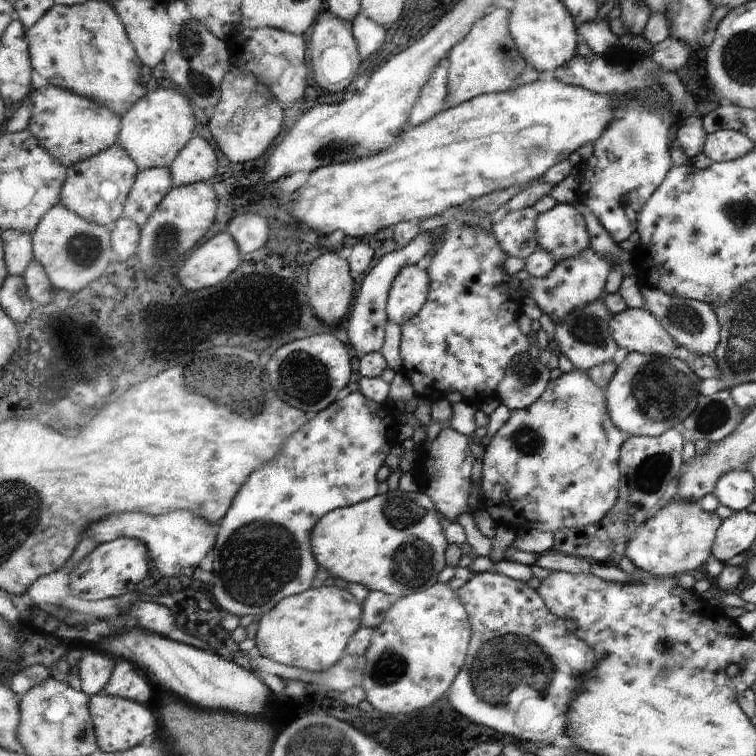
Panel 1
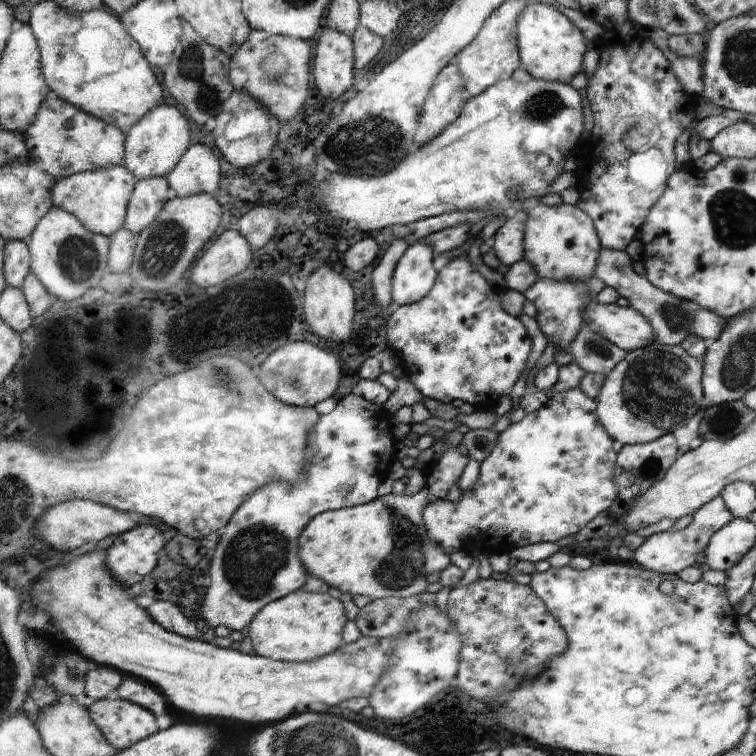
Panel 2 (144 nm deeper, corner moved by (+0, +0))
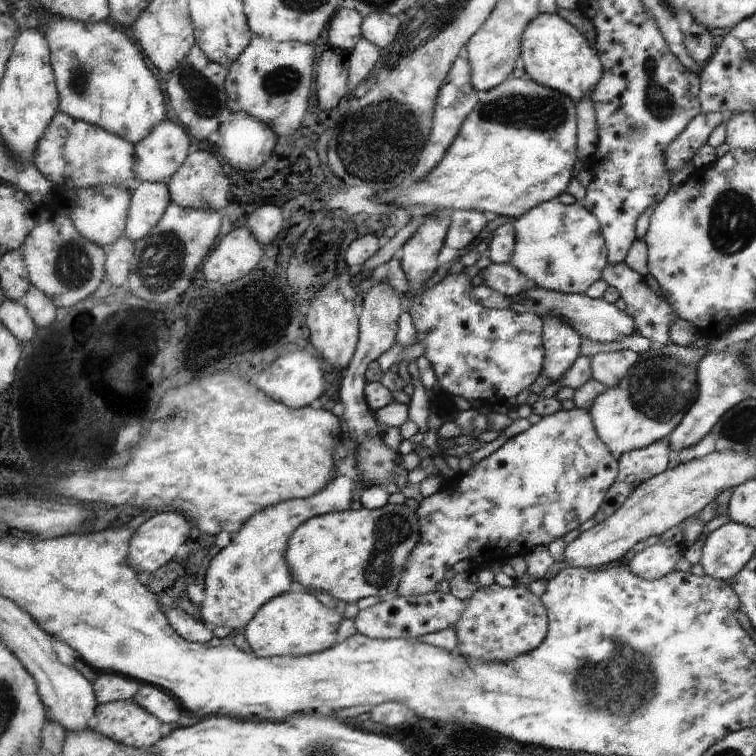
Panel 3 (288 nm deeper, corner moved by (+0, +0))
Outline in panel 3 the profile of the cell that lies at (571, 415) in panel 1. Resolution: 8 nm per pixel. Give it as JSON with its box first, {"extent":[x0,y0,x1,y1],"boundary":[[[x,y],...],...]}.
{"extent":[395,406,617,596],"boundary":[[[573,406],[571,410],[561,408],[557,414],[543,416],[521,434],[509,438],[491,456],[483,458],[467,472],[461,472],[455,482],[445,482],[439,494],[421,502],[417,514],[421,518],[423,540],[407,564],[407,572],[395,596],[425,596],[437,592],[447,568],[453,568],[457,560],[469,560],[483,570],[493,564],[503,566],[513,556],[523,558],[537,546],[549,546],[599,512],[603,496],[613,486],[615,478],[617,456],[599,438],[589,410]]]}

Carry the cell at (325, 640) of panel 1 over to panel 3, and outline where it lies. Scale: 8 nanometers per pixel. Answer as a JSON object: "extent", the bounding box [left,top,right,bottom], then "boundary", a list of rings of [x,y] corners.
{"extent":[243,592,345,658],"boundary":[[[285,592],[265,604],[257,618],[245,628],[243,636],[249,640],[253,652],[259,658],[285,658],[285,656],[311,656],[331,650],[339,644],[339,624],[345,616],[321,604],[311,592]]]}

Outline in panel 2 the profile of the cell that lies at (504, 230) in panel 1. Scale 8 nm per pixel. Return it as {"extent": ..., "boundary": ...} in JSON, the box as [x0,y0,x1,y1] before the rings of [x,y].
{"extent":[491,210,527,266],"boundary":[[[519,210],[513,218],[505,220],[503,226],[495,230],[491,236],[491,246],[495,256],[505,264],[513,266],[525,258],[525,226],[527,226],[527,212]]]}

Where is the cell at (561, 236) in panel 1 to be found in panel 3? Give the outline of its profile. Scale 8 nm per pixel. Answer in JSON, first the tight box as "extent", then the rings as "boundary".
{"extent":[509,200,609,294],"boundary":[[[549,200],[525,212],[521,218],[513,220],[513,224],[517,242],[509,264],[533,280],[537,288],[557,294],[583,294],[601,278],[603,268],[609,264],[601,226],[597,218],[579,202],[563,206],[557,200]]]}

